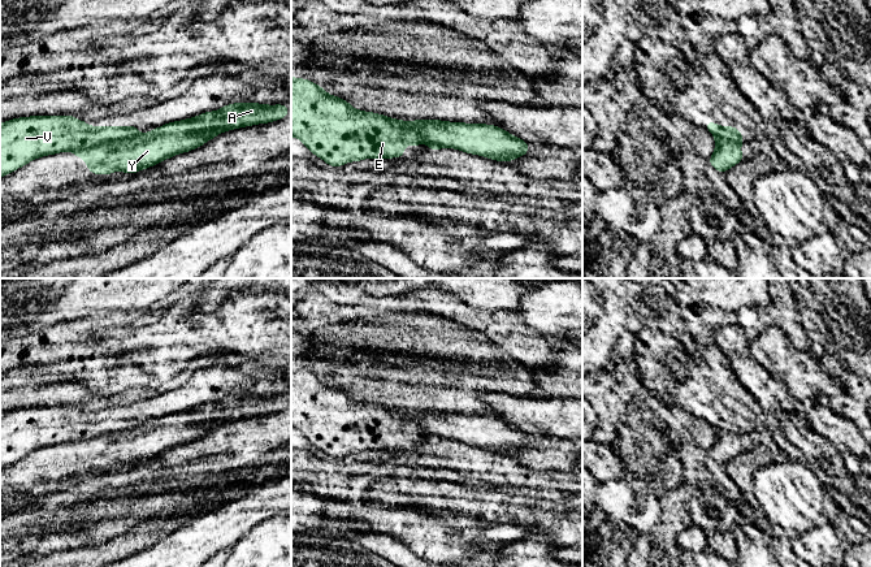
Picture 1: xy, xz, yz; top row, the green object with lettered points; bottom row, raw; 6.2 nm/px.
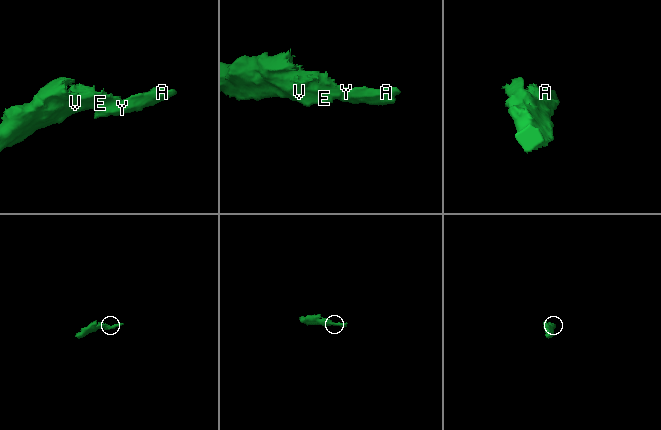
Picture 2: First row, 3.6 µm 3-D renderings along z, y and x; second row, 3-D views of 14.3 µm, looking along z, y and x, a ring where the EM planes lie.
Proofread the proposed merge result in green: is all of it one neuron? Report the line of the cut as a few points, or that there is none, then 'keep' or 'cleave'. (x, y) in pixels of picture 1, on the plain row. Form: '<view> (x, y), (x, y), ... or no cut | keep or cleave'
xy (139, 425), (74, 442) | cleave

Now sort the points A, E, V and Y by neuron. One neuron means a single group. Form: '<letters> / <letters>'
A Y / E V

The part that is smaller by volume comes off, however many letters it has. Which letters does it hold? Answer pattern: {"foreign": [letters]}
{"foreign": ["A", "Y"]}

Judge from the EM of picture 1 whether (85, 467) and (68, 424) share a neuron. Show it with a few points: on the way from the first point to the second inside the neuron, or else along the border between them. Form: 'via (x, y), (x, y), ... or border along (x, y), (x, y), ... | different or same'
border along (73, 441), (43, 448) | different

